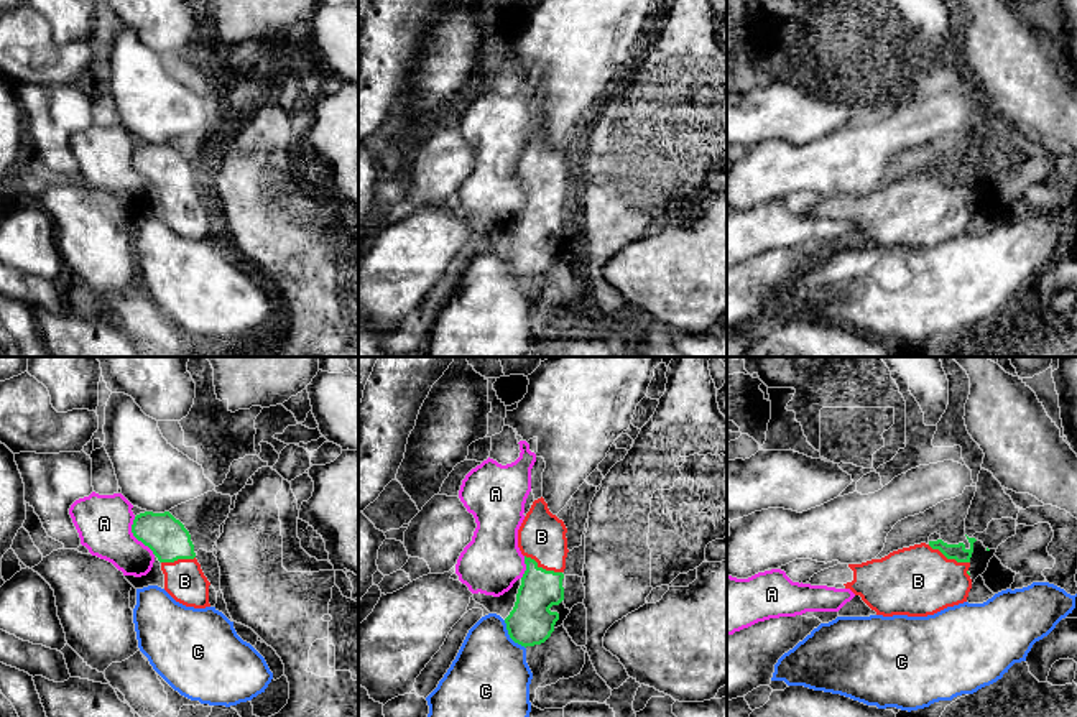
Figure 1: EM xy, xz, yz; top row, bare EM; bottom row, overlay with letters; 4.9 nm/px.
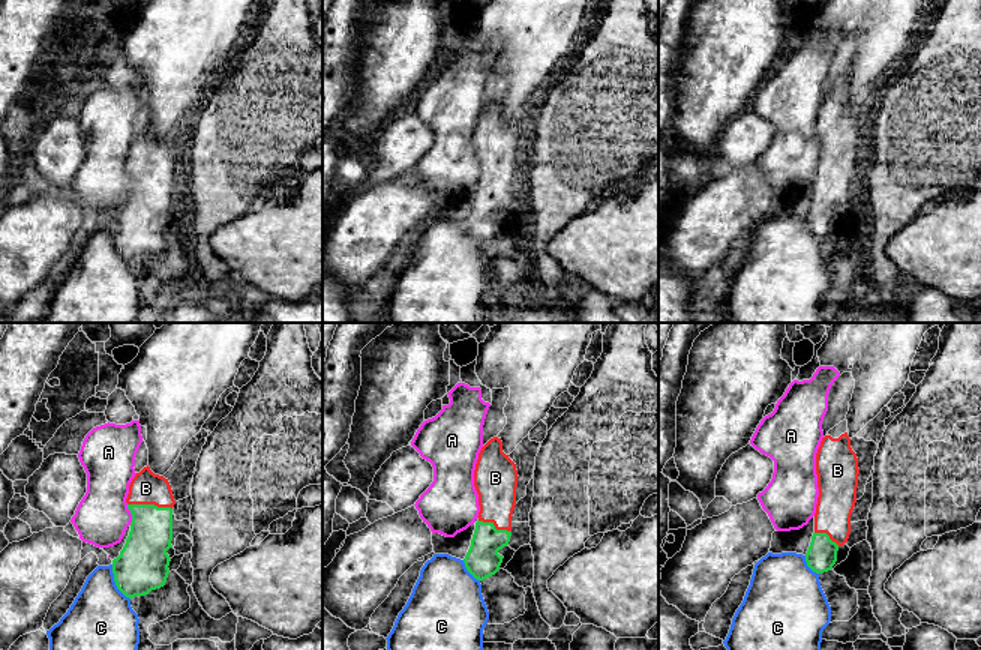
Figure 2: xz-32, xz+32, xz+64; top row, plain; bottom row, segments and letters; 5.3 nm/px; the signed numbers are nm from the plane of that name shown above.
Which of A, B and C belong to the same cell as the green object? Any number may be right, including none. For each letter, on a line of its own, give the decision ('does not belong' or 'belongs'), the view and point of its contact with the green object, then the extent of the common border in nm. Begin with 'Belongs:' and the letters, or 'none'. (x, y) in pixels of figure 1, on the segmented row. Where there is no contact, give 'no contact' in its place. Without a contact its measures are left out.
Belongs: B
A: does not belong; meets green in xy at (135, 536); contact 220 nm long
B: belongs; meets green in yz at (949, 558); contact 220 nm long
C: does not belong; meets green in xz at (510, 637); contact 180 nm long

